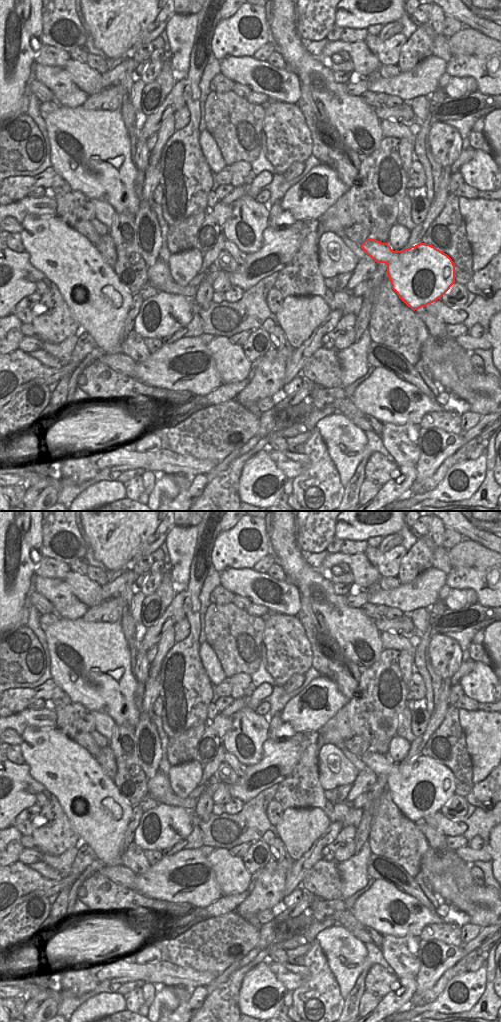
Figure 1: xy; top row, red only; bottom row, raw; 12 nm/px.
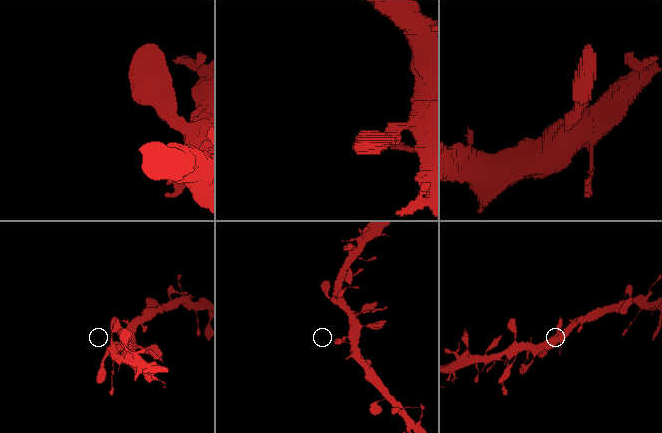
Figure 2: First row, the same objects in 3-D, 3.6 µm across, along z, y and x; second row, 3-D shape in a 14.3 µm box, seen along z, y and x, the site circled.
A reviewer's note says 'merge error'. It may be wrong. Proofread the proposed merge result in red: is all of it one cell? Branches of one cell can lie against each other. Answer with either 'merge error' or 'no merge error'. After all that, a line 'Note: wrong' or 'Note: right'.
no merge error
Note: wrong

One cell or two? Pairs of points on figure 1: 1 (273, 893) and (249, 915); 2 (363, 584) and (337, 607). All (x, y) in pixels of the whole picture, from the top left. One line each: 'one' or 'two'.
1: one
2: two

